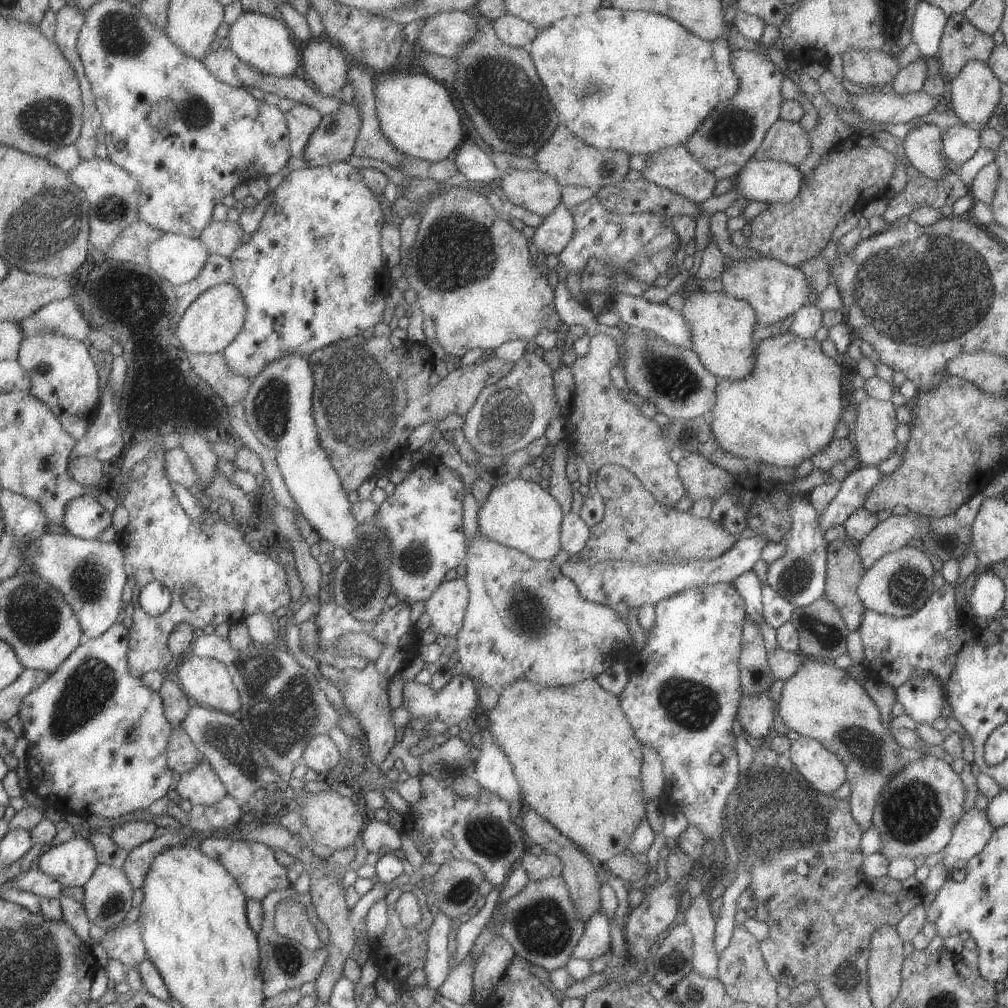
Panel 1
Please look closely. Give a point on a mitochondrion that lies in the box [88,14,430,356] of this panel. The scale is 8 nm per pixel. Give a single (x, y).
(198, 115)

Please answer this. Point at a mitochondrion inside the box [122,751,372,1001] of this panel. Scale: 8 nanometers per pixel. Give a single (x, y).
(289, 960)

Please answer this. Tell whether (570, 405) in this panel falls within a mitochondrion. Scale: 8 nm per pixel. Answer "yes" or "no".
no

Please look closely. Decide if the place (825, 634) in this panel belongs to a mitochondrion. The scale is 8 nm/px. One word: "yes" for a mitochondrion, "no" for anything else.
yes

